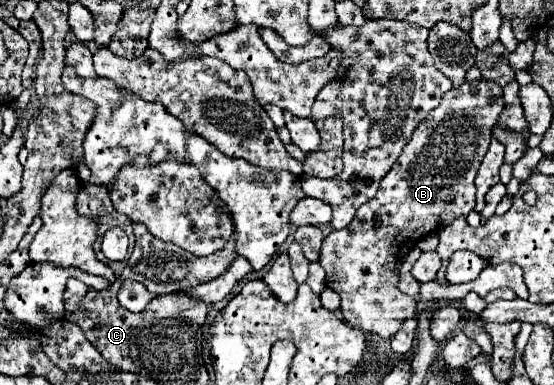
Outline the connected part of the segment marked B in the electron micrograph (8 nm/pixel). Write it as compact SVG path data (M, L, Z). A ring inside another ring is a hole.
M487 80L463 82L459 88L449 90L441 104L429 112L429 116L415 128L405 152L397 158L397 164L385 174L377 196L363 204L349 228L331 232L325 236L321 246L319 264L325 270L327 288L335 290L341 296L341 312L347 322L357 326L363 332L375 332L383 338L391 338L399 332L401 324L407 318L417 314L415 298L403 294L397 288L399 268L407 252L421 240L425 234L438 231L451 224L459 216L467 216L475 208L475 174L479 164L489 148L491 130L497 124L497 116L503 108L503 92L497 84Z

